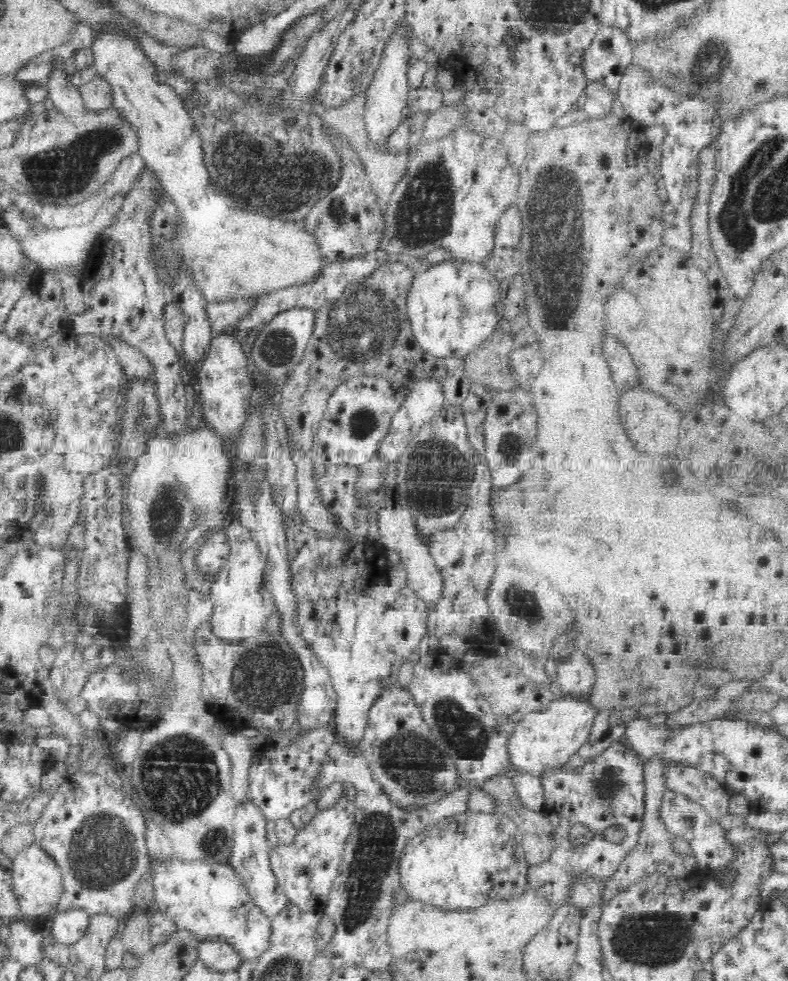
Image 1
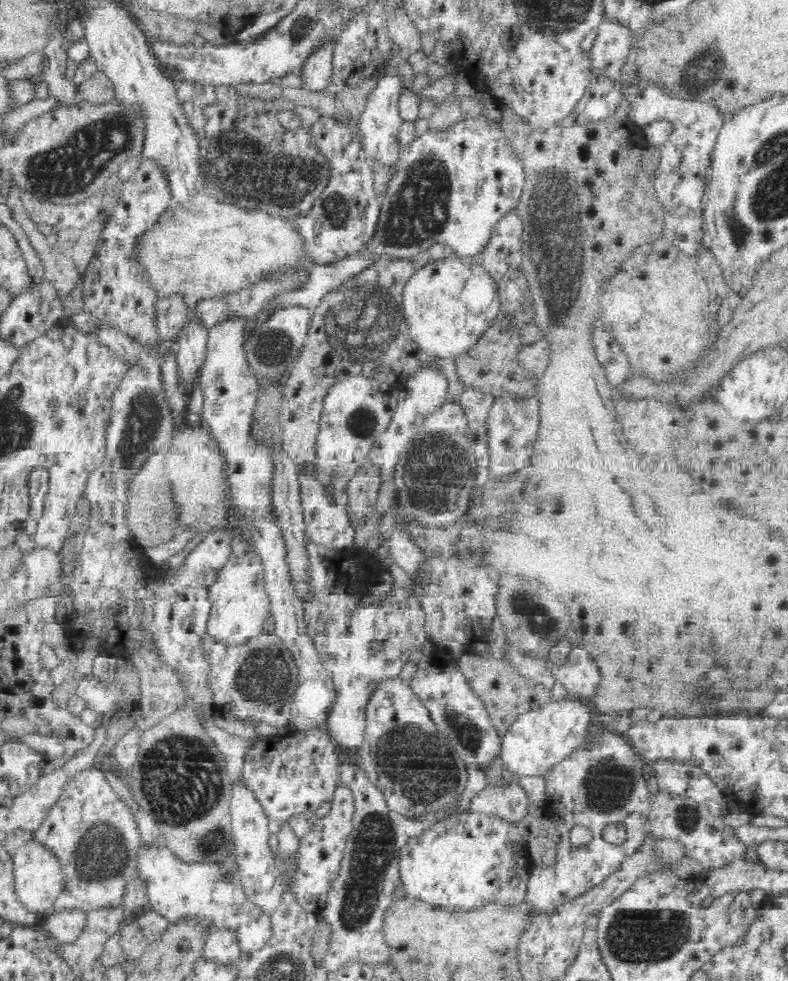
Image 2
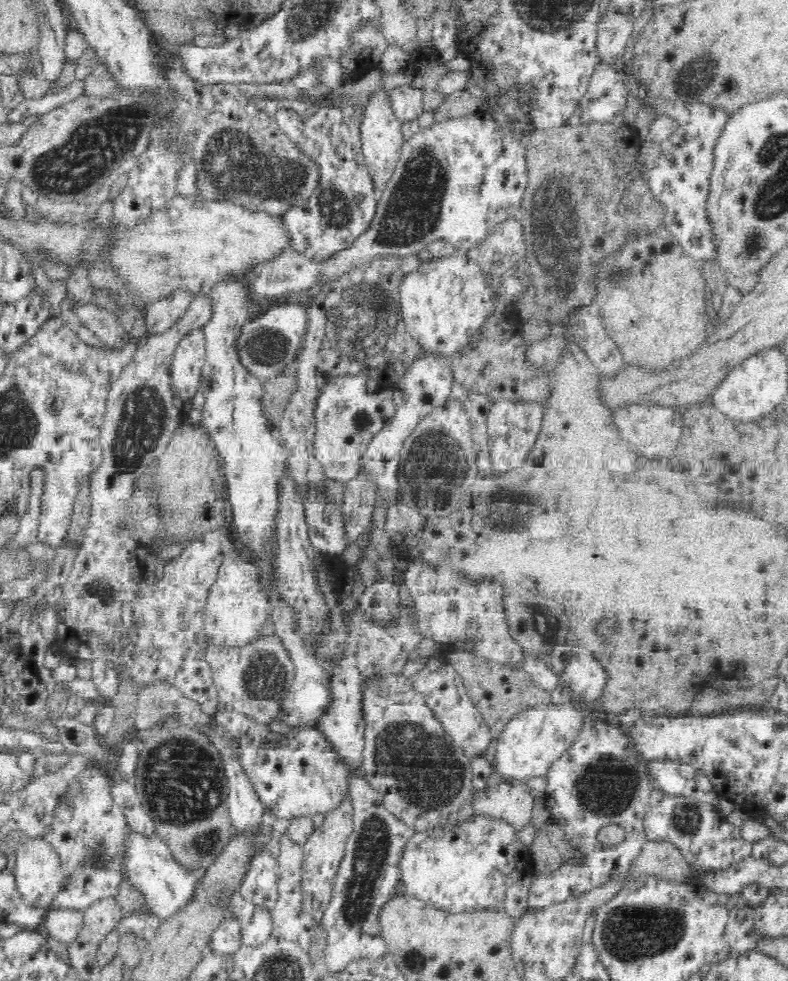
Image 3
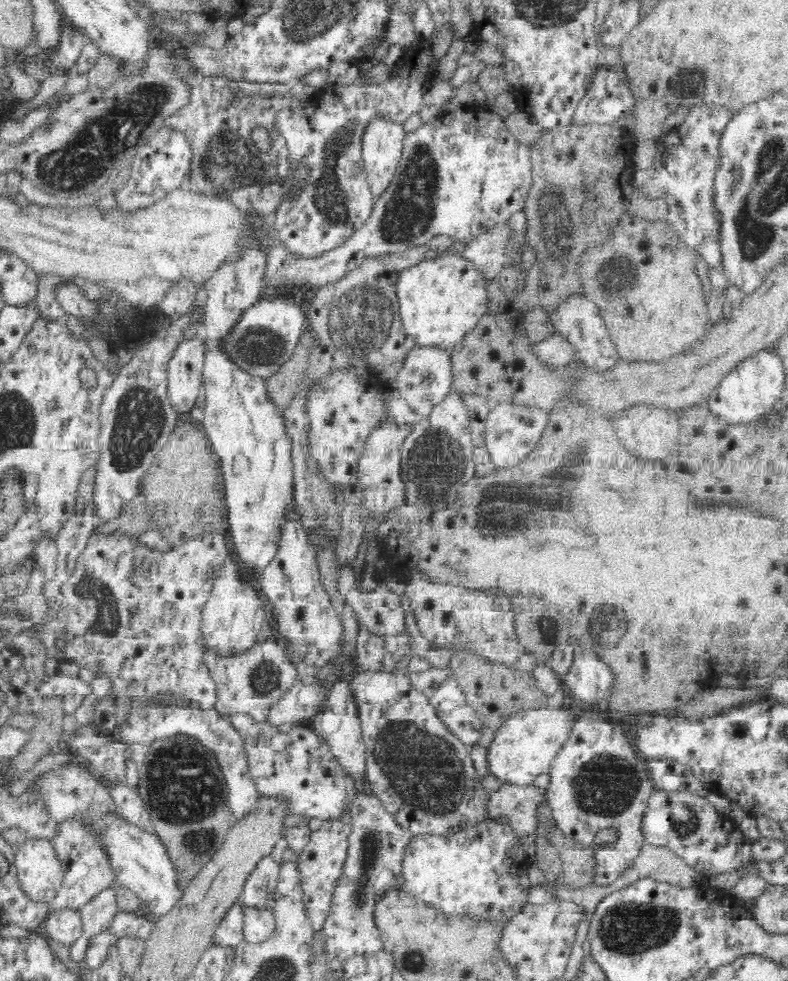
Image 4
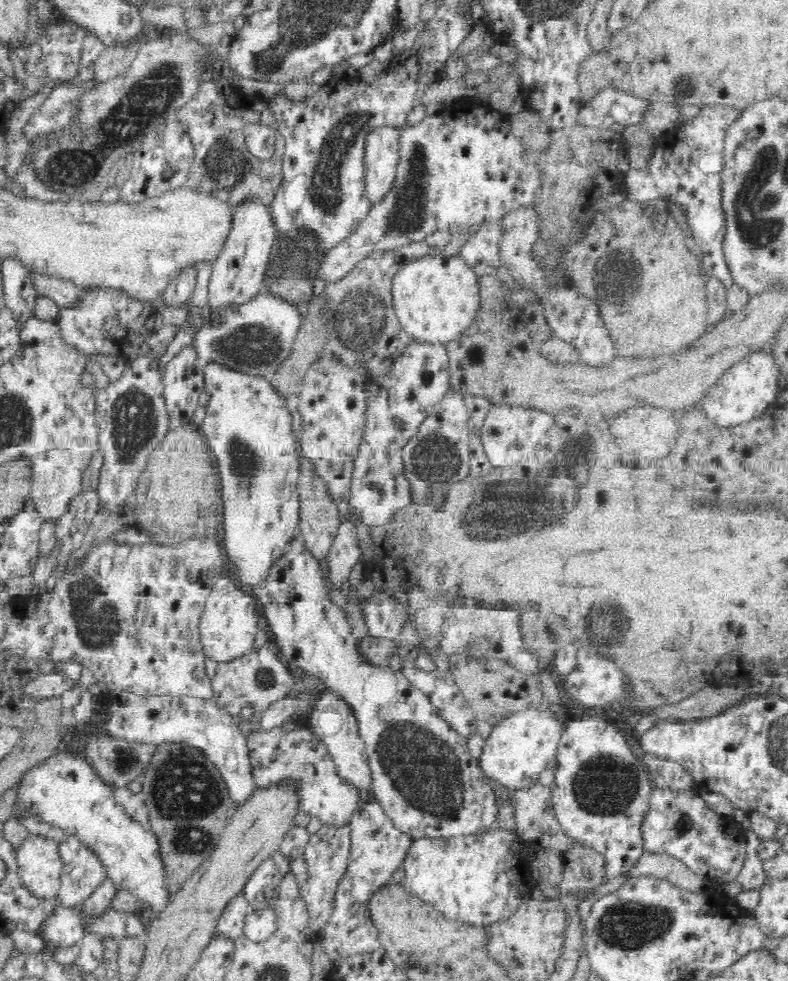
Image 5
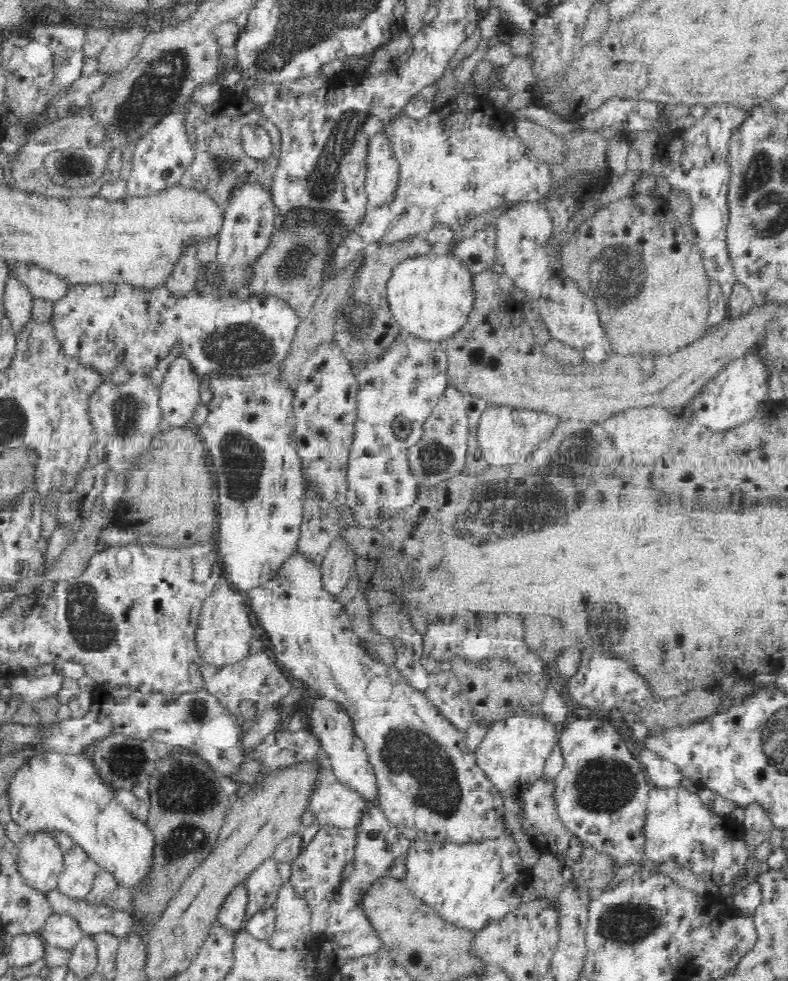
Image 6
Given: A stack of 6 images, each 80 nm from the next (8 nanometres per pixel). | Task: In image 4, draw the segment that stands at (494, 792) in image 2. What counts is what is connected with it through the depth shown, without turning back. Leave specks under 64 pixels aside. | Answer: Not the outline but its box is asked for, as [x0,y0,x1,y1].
[483,783,546,838]

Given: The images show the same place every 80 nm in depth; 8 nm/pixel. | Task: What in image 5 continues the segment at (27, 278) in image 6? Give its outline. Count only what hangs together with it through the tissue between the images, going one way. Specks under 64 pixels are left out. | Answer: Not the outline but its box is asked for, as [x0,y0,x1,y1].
[34,272,84,308]

